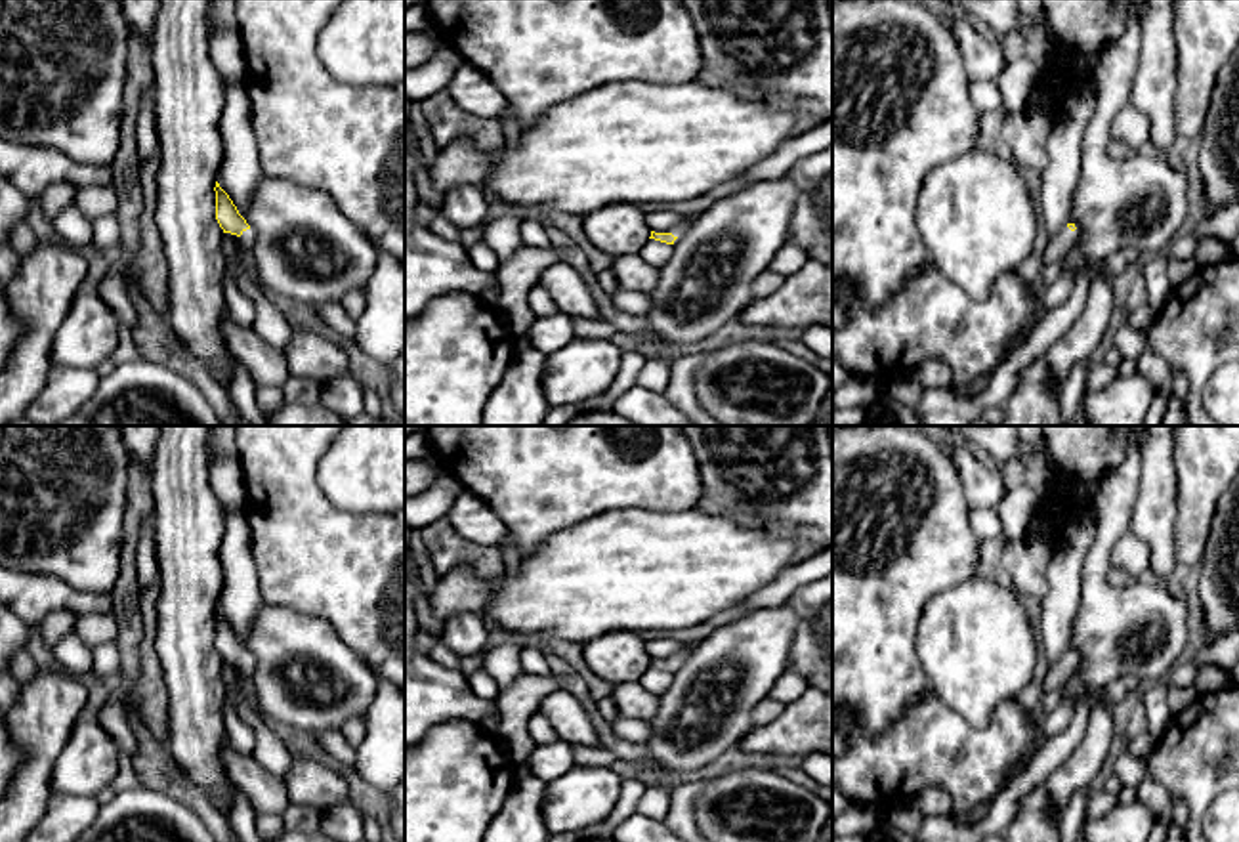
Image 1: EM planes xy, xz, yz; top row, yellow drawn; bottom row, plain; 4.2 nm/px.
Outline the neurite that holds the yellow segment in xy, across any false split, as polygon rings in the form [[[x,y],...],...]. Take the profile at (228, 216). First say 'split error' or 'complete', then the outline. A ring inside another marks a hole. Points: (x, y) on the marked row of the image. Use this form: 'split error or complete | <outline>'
split error | [[[216,181],[216,220],[223,233],[237,235],[246,250],[250,254],[254,244],[254,231],[246,223],[246,220],[239,214],[237,206],[229,199],[229,195],[220,187]]]

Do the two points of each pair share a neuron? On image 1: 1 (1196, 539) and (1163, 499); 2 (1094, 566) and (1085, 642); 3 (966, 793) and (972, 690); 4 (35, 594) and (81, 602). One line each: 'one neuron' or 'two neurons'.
1: two neurons
2: one neuron
3: two neurons
4: one neuron

